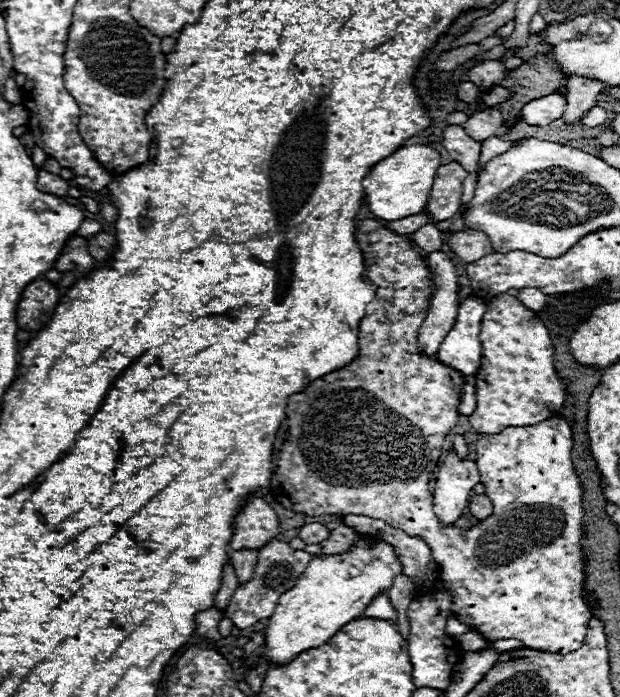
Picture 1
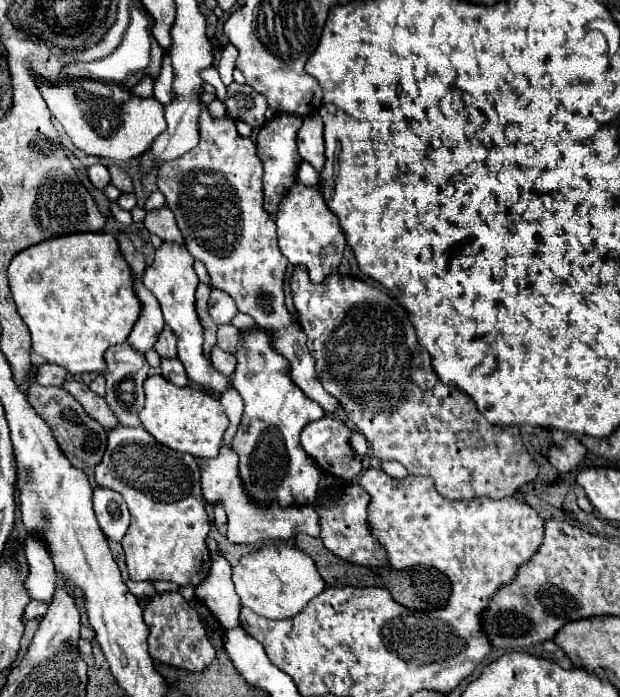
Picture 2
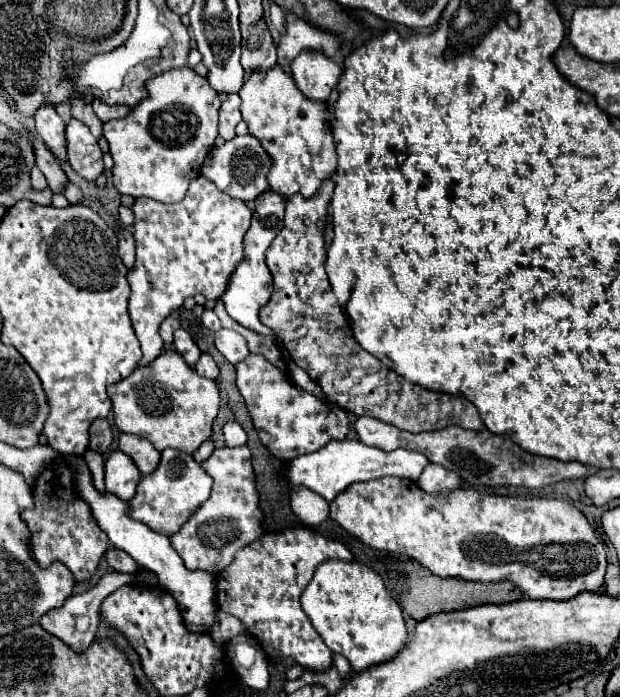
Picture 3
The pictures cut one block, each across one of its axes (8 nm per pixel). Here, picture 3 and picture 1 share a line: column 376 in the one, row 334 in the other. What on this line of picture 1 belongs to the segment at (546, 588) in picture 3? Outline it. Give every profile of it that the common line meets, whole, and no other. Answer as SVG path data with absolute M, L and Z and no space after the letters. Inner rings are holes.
M500 294L488 302L480 330L482 364L474 374L476 380L476 410L468 416L470 426L480 434L496 434L508 426L534 426L556 416L566 402L566 390L554 368L554 344L544 322L528 310L516 296Z

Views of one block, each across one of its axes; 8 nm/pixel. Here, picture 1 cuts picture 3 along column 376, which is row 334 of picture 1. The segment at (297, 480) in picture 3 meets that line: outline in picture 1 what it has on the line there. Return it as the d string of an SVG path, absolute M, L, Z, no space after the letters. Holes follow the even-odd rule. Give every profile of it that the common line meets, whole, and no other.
M466 298L458 306L458 316L452 332L444 338L438 348L436 358L464 376L474 376L480 368L482 360L482 344L480 344L480 322L486 312L486 304L480 298Z

